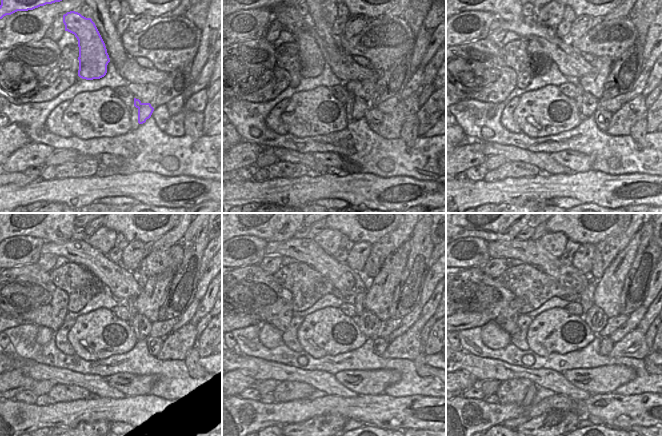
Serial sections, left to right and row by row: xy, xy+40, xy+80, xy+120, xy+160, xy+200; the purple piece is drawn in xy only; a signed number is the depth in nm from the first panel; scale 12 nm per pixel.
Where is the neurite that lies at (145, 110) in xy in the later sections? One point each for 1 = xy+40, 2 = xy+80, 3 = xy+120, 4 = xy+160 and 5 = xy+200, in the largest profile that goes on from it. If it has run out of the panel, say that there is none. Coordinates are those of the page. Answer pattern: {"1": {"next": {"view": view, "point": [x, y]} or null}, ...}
{"1": {"next": {"view": "xy+40", "point": [365, 106]}}, "2": {"next": {"view": "xy+80", "point": [590, 103]}}, "3": {"next": {"view": "xy+120", "point": [142, 325]}}, "4": {"next": {"view": "xy+160", "point": [368, 323]}}, "5": {"next": {"view": "xy+200", "point": [595, 318]}}}

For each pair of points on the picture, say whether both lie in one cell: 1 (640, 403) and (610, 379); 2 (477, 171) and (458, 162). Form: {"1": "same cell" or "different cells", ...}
{"1": "different cells", "2": "different cells"}

